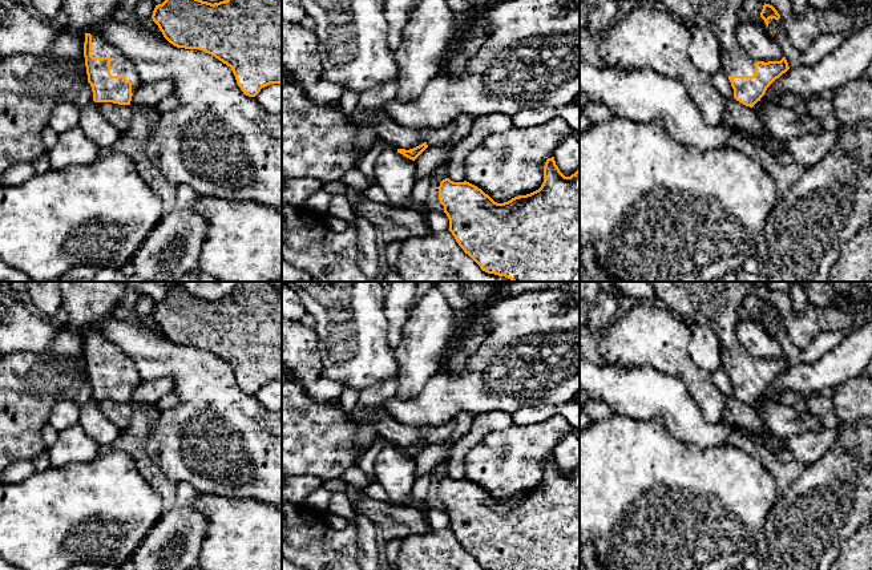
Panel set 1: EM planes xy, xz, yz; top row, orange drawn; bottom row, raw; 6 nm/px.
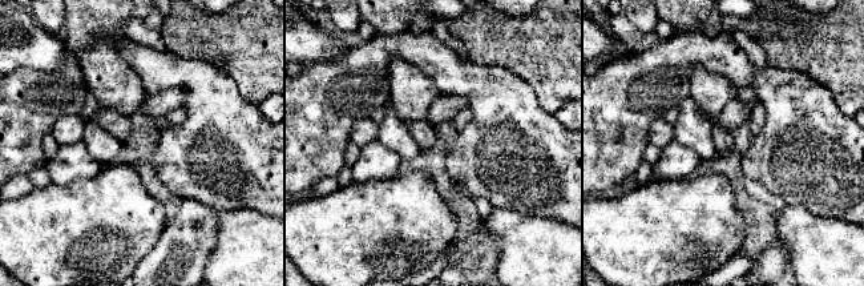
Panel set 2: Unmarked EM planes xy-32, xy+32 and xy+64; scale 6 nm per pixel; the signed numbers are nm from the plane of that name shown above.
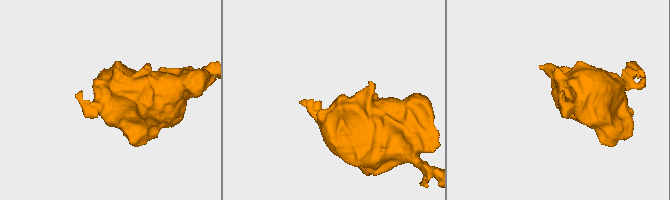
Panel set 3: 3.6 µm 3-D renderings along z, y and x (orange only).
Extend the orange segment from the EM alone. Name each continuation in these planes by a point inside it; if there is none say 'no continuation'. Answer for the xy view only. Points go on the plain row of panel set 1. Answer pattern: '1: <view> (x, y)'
1: xy (120, 363)

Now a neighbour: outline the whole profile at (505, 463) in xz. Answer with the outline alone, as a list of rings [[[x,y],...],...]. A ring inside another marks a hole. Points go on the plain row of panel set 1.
[[[561,415],[541,423],[514,425],[490,432],[465,456],[465,478],[481,486],[494,500],[504,501],[538,488],[544,464],[557,442],[573,428]]]

